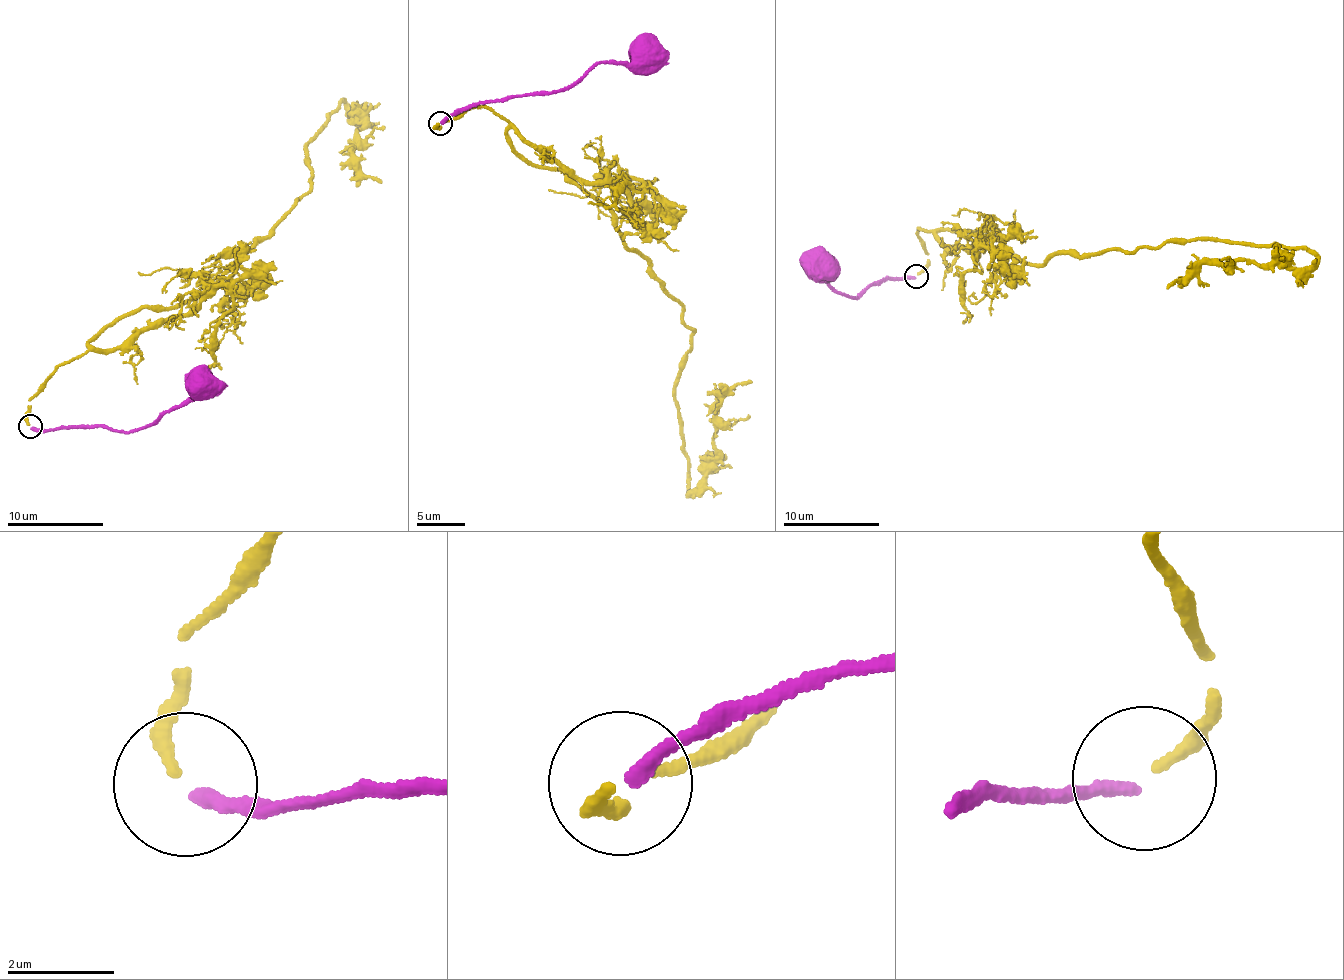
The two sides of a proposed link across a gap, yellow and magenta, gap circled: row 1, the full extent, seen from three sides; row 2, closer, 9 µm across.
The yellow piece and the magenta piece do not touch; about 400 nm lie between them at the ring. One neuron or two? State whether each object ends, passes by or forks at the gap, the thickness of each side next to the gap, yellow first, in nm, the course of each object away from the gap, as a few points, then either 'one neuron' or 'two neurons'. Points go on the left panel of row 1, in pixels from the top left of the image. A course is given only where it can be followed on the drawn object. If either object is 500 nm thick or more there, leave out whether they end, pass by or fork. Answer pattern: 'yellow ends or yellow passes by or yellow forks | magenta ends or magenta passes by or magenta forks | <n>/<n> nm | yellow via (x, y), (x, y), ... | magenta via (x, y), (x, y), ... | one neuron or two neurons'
yellow ends | magenta ends | 220/260 nm | yellow via (29, 424), (93, 337), (226, 279), (310, 188), (305, 147), (340, 99), (382, 183) | magenta via (32, 427), (45, 431), (93, 426), (136, 431), (178, 408), (192, 394), (194, 380), (203, 374), (204, 380) | two neurons

